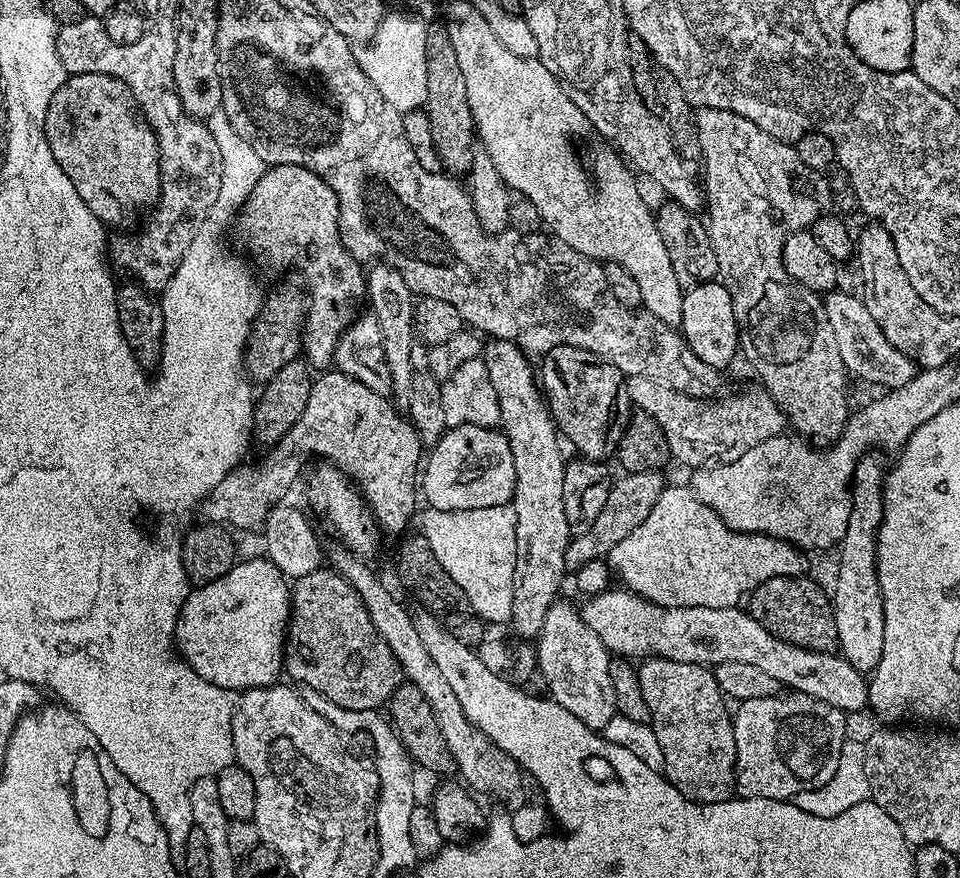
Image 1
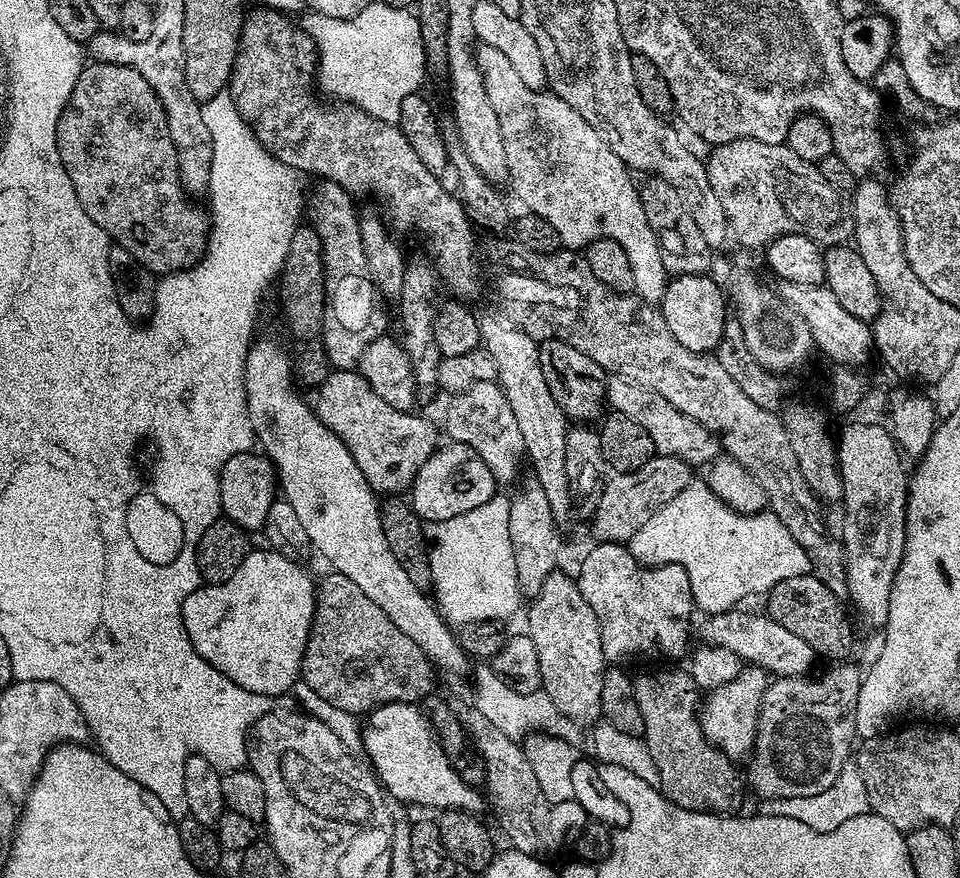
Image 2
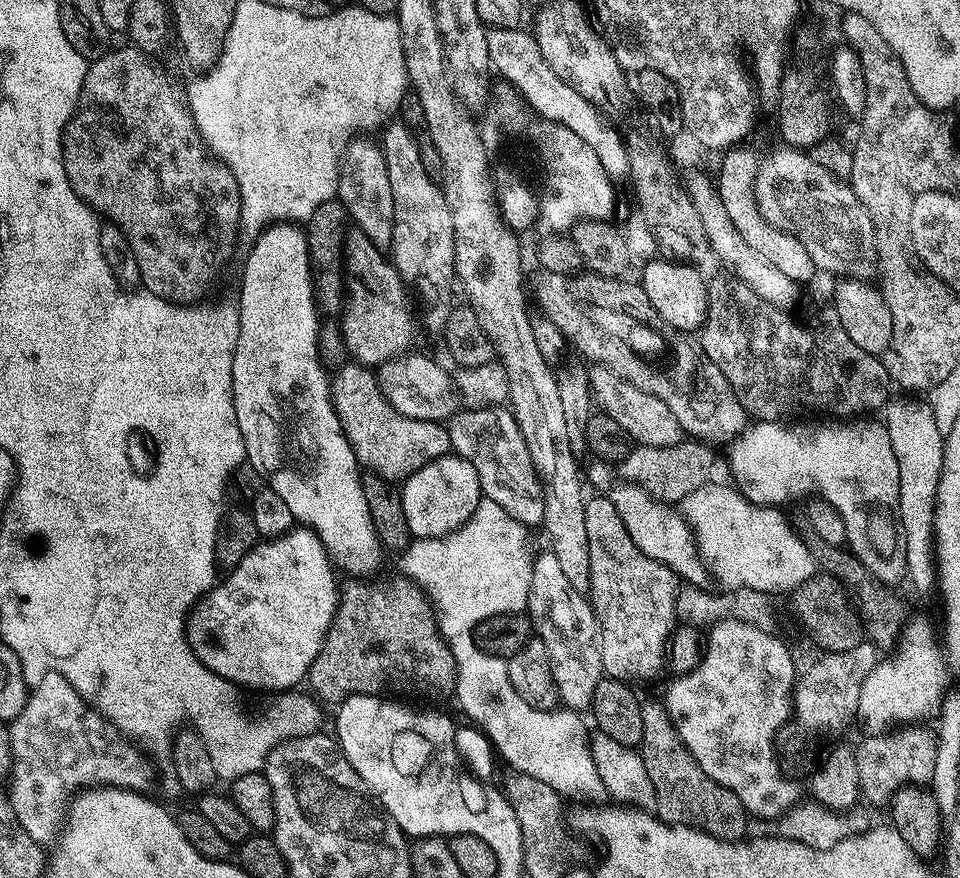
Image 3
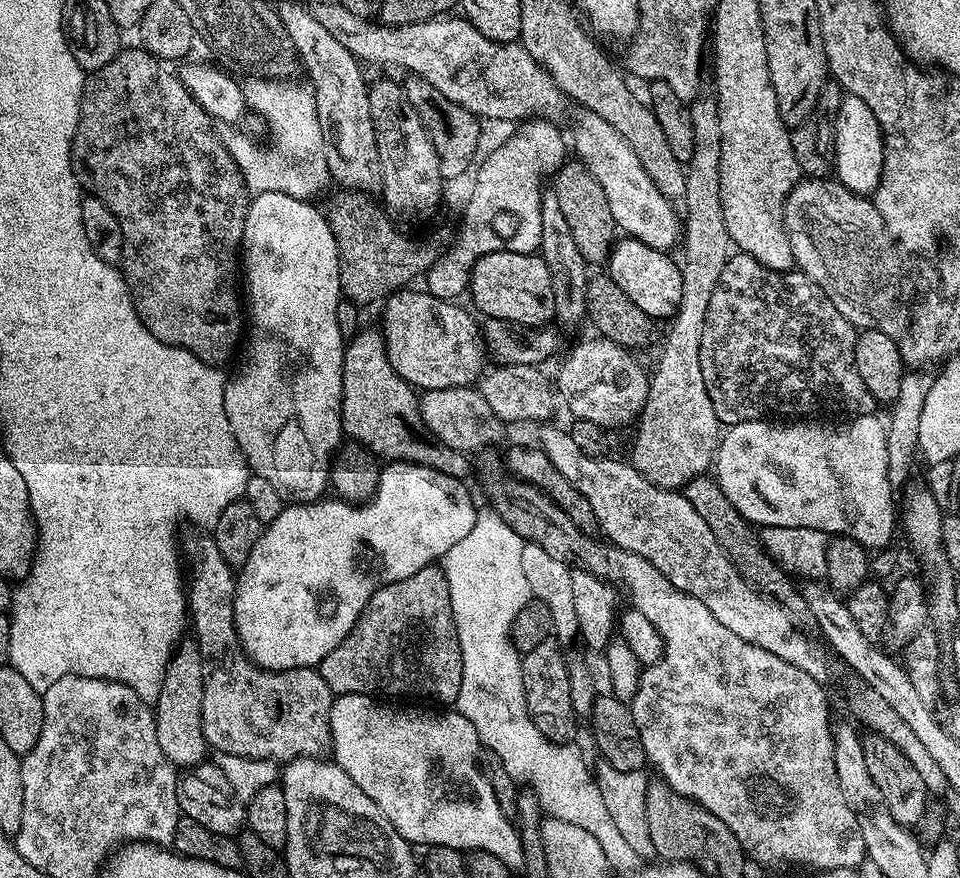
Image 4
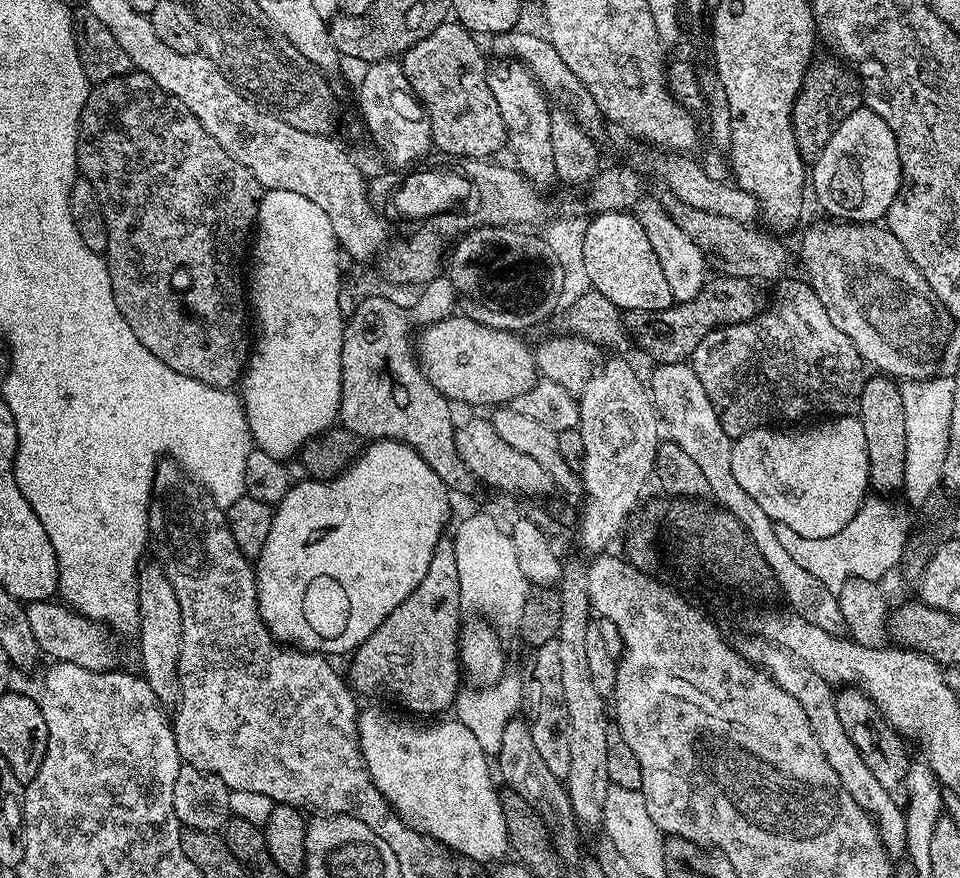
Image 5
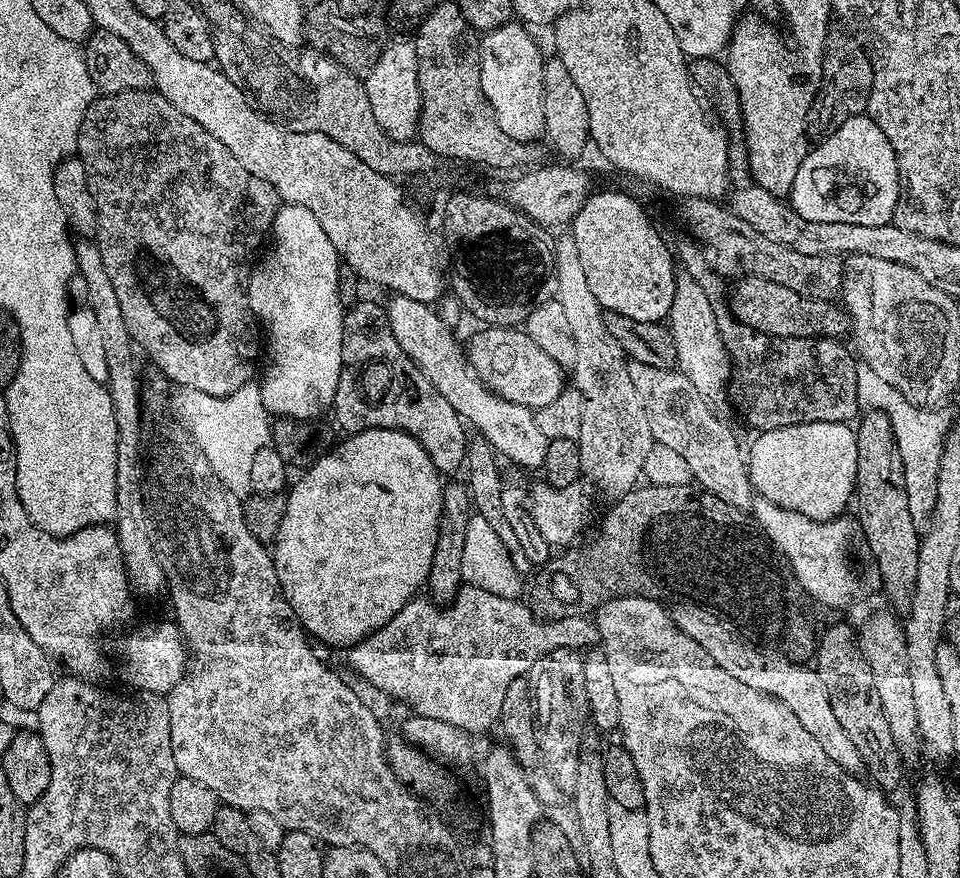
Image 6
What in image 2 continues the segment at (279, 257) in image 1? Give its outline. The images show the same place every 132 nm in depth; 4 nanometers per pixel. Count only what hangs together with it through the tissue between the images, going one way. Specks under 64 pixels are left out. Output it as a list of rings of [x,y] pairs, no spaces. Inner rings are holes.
[[[320,180],[318,186],[320,189],[316,197],[310,200],[310,210],[312,206],[311,223],[320,235],[324,263],[324,326],[319,339],[324,342],[328,362],[333,369],[352,370],[357,367],[362,350],[385,335],[388,316],[384,313],[382,297],[366,266],[360,216],[352,205],[352,193],[332,180]]]

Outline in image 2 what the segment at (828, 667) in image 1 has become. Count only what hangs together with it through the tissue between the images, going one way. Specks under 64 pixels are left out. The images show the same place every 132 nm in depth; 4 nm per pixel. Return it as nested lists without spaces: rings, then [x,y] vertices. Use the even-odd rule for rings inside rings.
[[[729,610],[727,612],[717,612],[709,615],[708,620],[701,626],[700,632],[704,635],[702,638],[704,644],[721,644],[726,650],[734,650],[742,662],[757,668],[763,668],[765,672],[773,677],[777,676],[807,676],[813,671],[812,663],[818,660],[816,651],[806,642],[806,638],[798,638],[798,634],[793,634],[791,630],[786,630],[778,622],[774,622],[766,614],[760,616],[756,612],[740,612],[741,610]]]

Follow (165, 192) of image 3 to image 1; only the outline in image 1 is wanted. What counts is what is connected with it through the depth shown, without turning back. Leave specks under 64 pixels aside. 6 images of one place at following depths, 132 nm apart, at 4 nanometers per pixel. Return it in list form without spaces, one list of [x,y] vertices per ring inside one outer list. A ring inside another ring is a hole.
[[[110,74],[69,75],[54,90],[44,123],[46,142],[54,162],[62,166],[62,174],[70,178],[78,198],[109,229],[120,228],[135,218],[136,212],[151,209],[160,199],[160,147],[152,127],[134,107],[132,91]]]

